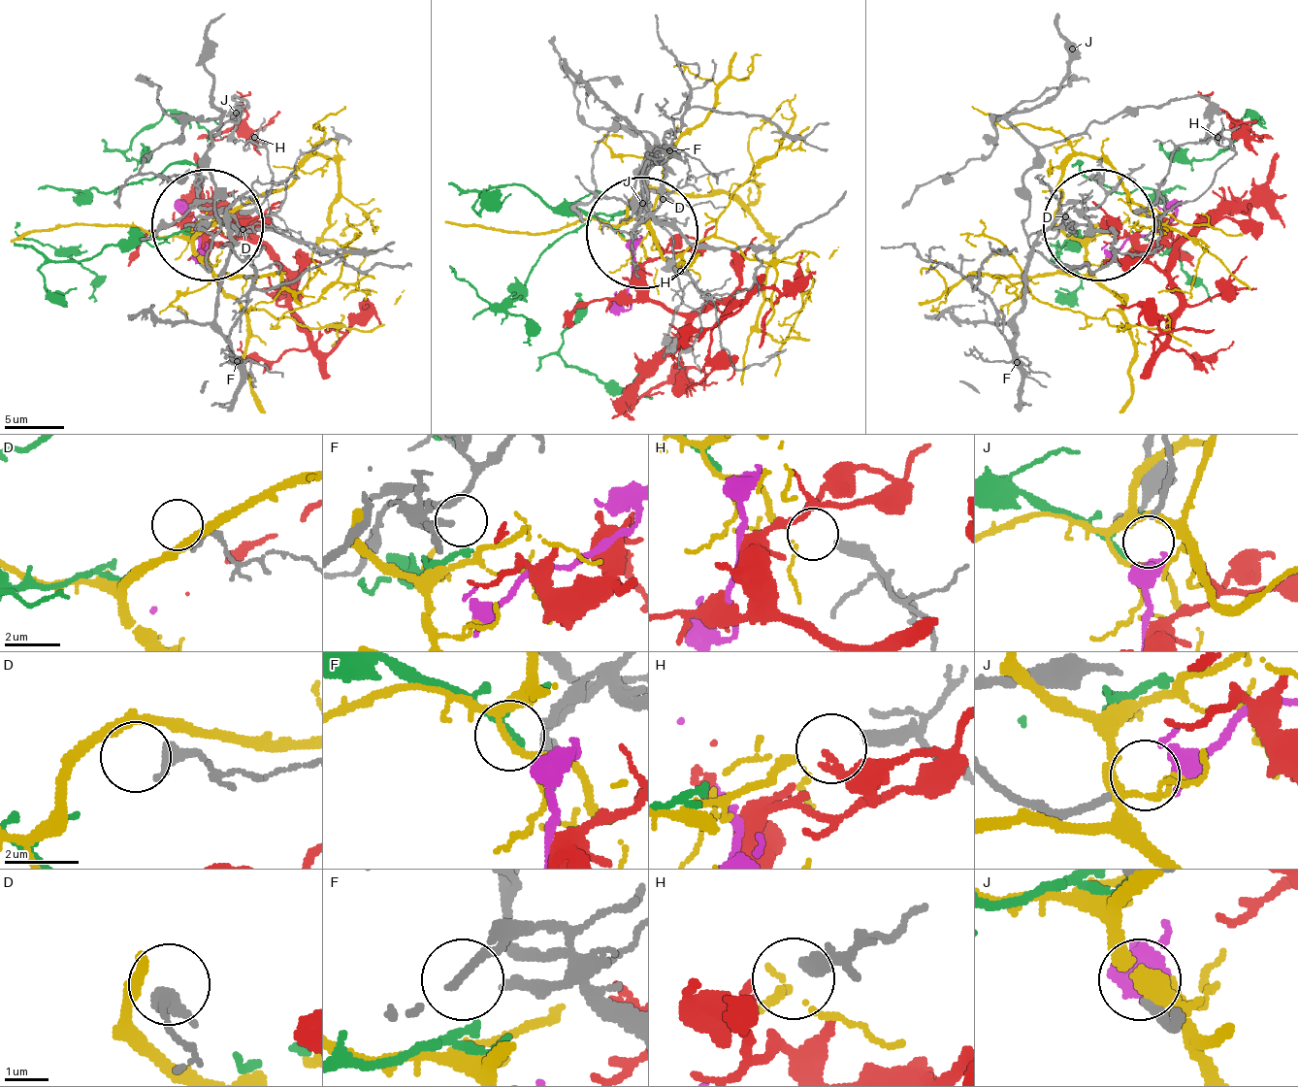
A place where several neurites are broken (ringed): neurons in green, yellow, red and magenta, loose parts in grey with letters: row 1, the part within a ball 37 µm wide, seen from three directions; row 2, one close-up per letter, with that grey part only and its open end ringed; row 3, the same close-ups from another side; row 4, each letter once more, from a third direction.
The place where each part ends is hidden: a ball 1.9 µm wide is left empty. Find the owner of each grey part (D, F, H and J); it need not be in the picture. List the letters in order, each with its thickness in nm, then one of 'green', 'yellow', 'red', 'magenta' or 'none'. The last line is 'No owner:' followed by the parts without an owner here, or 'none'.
D: 360 nm thick; none
F: 240 nm thick; none
H: 400 nm thick; yellow
J: 200 nm thick; magenta
No owner: D, F

